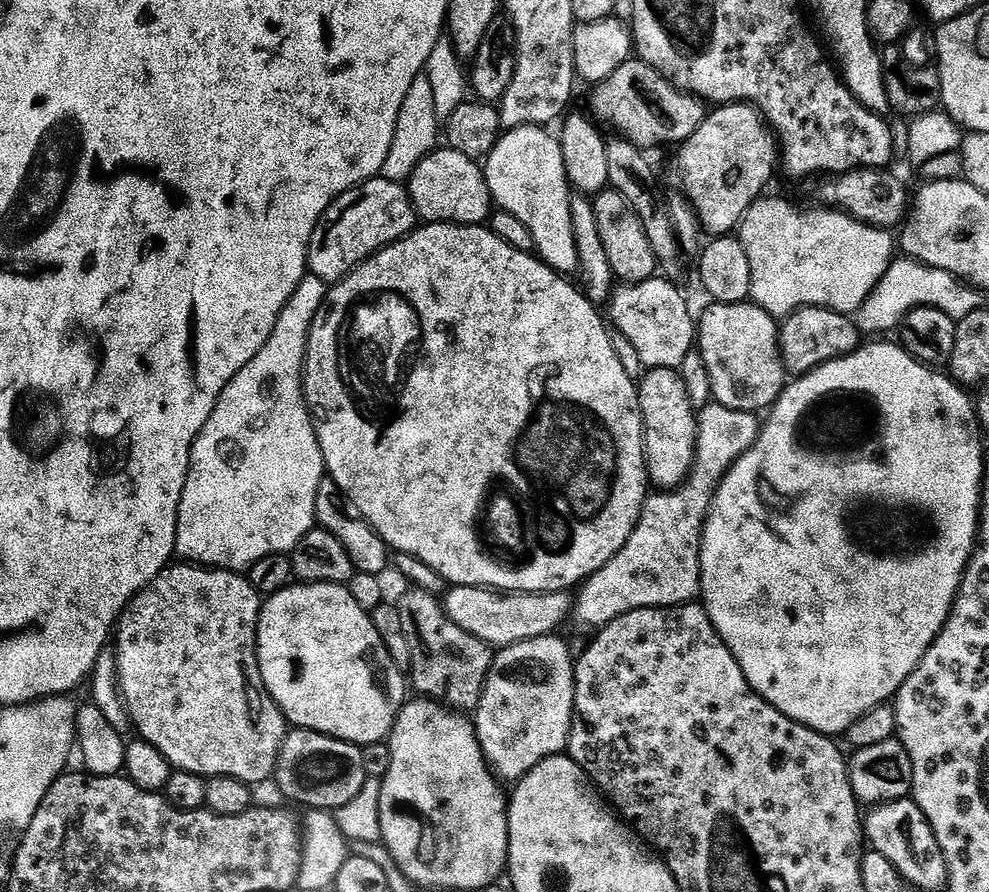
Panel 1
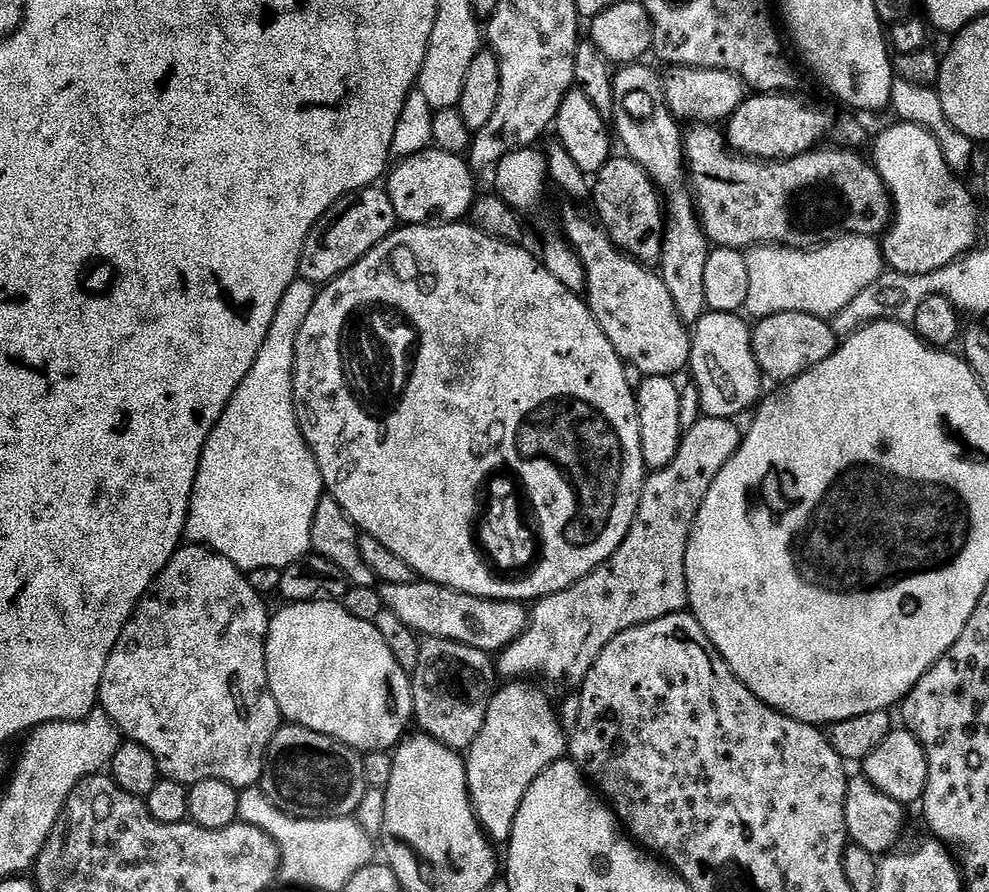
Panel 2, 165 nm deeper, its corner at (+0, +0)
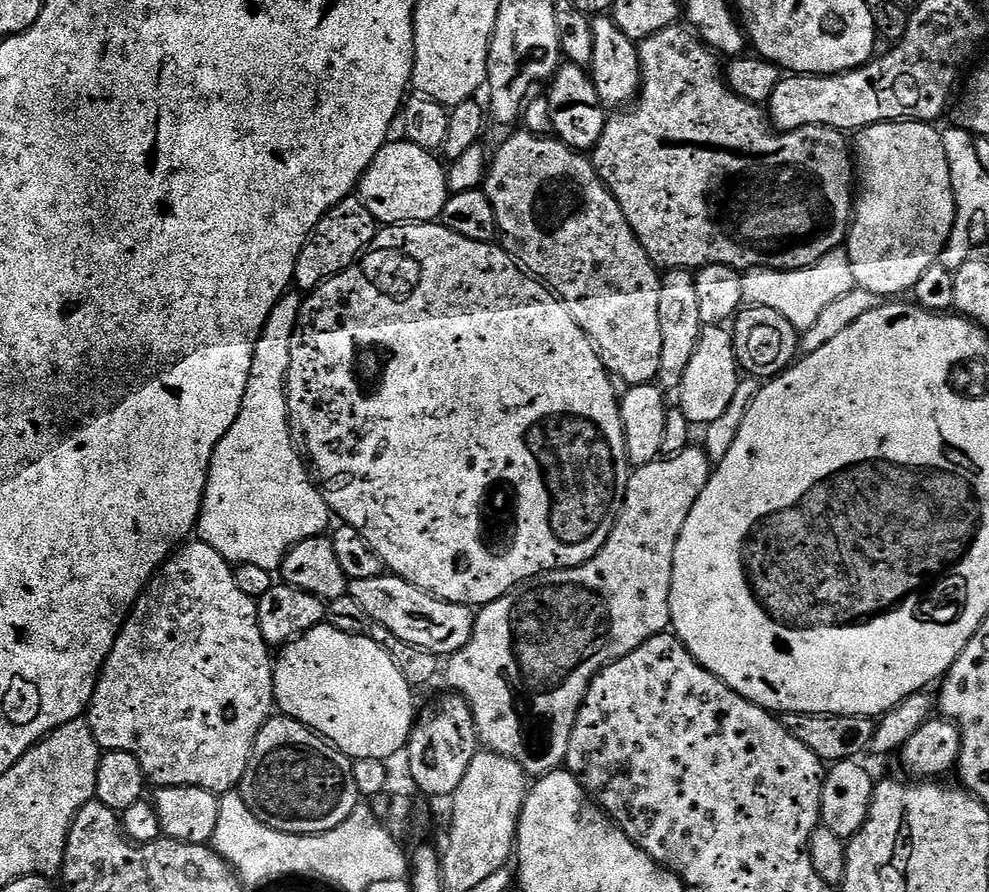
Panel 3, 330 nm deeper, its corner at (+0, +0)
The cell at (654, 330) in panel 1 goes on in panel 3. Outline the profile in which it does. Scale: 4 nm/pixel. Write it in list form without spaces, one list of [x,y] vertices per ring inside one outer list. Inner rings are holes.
[[[527,130],[519,131],[514,133],[509,140],[502,141],[493,156],[491,153],[486,164],[482,185],[486,198],[494,210],[500,247],[505,248],[522,265],[529,276],[535,276],[537,280],[547,284],[549,289],[563,300],[566,310],[570,310],[570,314],[574,314],[574,322],[578,322],[578,326],[582,326],[582,330],[590,338],[598,358],[602,358],[604,368],[608,373],[617,381],[625,380],[625,385],[628,386],[653,383],[659,377],[660,363],[662,362],[662,326],[658,322],[658,290],[660,289],[661,273],[646,254],[646,250],[642,250],[642,242],[638,242],[634,230],[630,230],[630,222],[626,222],[626,214],[622,214],[618,202],[610,194],[608,187],[601,182],[600,175],[594,170],[591,159],[585,153],[578,152],[574,148],[567,148],[558,139]]]

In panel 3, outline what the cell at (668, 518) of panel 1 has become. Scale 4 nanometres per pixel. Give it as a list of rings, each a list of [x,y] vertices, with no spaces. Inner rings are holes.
[[[684,448],[673,456],[665,455],[657,458],[646,466],[635,469],[629,475],[628,485],[624,491],[624,504],[620,507],[620,513],[612,533],[608,535],[607,542],[598,550],[593,560],[580,564],[577,568],[557,568],[554,572],[546,572],[543,576],[535,576],[532,580],[525,580],[523,584],[516,585],[512,591],[507,592],[502,598],[483,605],[475,613],[476,625],[472,631],[470,642],[462,646],[460,652],[447,657],[448,669],[443,669],[442,680],[449,684],[449,689],[455,690],[463,696],[464,701],[470,706],[472,718],[476,723],[476,734],[479,743],[489,752],[497,752],[522,766],[525,774],[532,778],[539,778],[547,772],[555,772],[568,759],[568,747],[570,746],[570,734],[574,730],[574,722],[578,718],[578,710],[588,693],[590,682],[608,664],[613,664],[618,658],[638,650],[642,642],[654,638],[658,634],[669,631],[672,623],[670,614],[670,590],[672,589],[672,571],[674,570],[674,550],[678,538],[682,534],[682,526],[686,526],[686,518],[698,502],[698,494],[706,486],[706,482],[712,476],[713,461],[708,461],[708,456],[700,448]]]

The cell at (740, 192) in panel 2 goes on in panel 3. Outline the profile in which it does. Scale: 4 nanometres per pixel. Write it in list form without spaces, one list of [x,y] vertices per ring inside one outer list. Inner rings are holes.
[[[673,26],[658,30],[645,40],[639,41],[640,90],[631,106],[608,116],[602,136],[595,148],[591,149],[590,159],[594,170],[610,194],[618,202],[630,230],[642,242],[642,250],[660,270],[686,268],[699,270],[711,264],[721,264],[727,268],[747,270],[750,268],[781,268],[782,271],[798,270],[818,262],[826,253],[839,249],[845,243],[854,211],[854,152],[850,140],[837,128],[826,126],[806,126],[793,132],[782,132],[772,127],[761,105],[752,104],[734,94],[723,75],[722,64],[710,51],[707,44],[695,32],[684,26]]]

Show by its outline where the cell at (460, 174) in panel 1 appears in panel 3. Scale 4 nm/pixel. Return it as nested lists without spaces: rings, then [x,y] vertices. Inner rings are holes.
[[[407,140],[384,144],[357,185],[357,195],[379,225],[425,224],[439,221],[450,195],[447,169],[435,153]]]

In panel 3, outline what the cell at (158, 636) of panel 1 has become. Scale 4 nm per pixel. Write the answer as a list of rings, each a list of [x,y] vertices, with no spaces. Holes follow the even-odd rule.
[[[203,542],[185,543],[176,549],[160,566],[160,571],[148,581],[148,587],[141,592],[136,605],[124,621],[124,626],[116,636],[114,646],[106,658],[99,676],[94,681],[92,700],[88,703],[86,719],[94,738],[101,749],[113,752],[122,750],[134,754],[138,758],[138,766],[142,766],[144,779],[156,788],[201,788],[217,794],[231,792],[239,785],[246,774],[246,766],[250,762],[250,754],[254,750],[254,742],[262,730],[262,726],[273,715],[276,691],[274,690],[274,656],[270,645],[262,638],[262,630],[258,630],[258,610],[256,600],[248,597],[238,588],[233,572],[233,565],[229,564],[218,550],[214,550]]]

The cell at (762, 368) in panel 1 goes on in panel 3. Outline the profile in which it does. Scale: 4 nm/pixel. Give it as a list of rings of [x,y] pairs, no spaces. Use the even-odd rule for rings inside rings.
[[[705,326],[700,330],[698,346],[678,389],[680,412],[692,424],[719,425],[736,391],[742,387],[742,369],[736,362],[731,331],[724,326]]]

